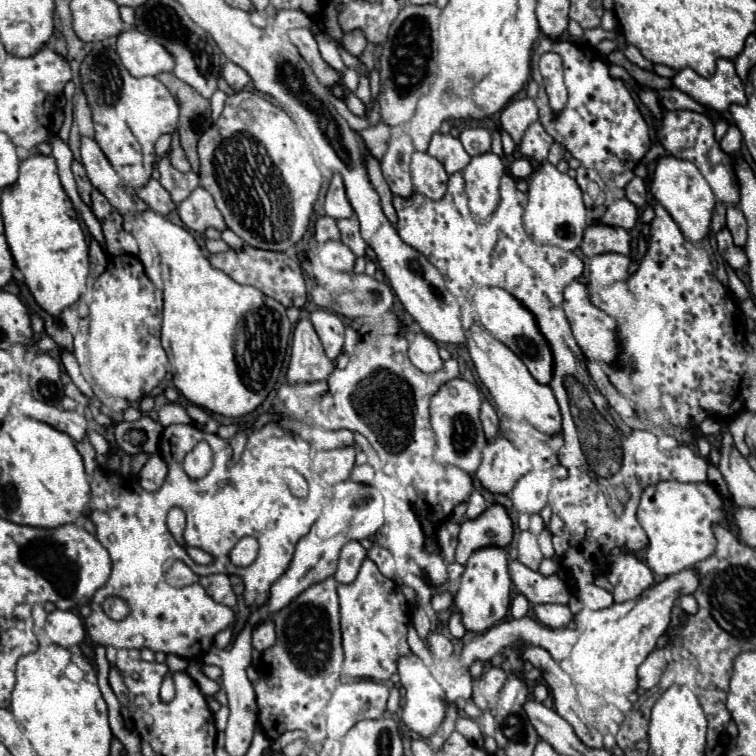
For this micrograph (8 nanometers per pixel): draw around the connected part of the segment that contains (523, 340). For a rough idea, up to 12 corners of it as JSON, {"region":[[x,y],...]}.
{"region":[[502,288],[470,292],[480,324],[548,386],[554,356],[534,314]]}

